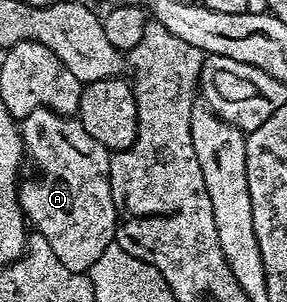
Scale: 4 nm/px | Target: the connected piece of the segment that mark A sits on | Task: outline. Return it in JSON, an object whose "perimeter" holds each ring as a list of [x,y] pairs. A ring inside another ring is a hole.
{"perimeter":[[[37,109],[20,121],[22,147],[25,156],[34,164],[38,177],[31,181],[23,180],[18,187],[18,202],[27,222],[44,239],[48,239],[48,247],[68,271],[89,274],[90,269],[104,255],[109,245],[115,244],[118,232],[118,212],[112,203],[112,187],[110,186],[111,150],[105,149],[73,116],[65,117],[51,109]]]}

